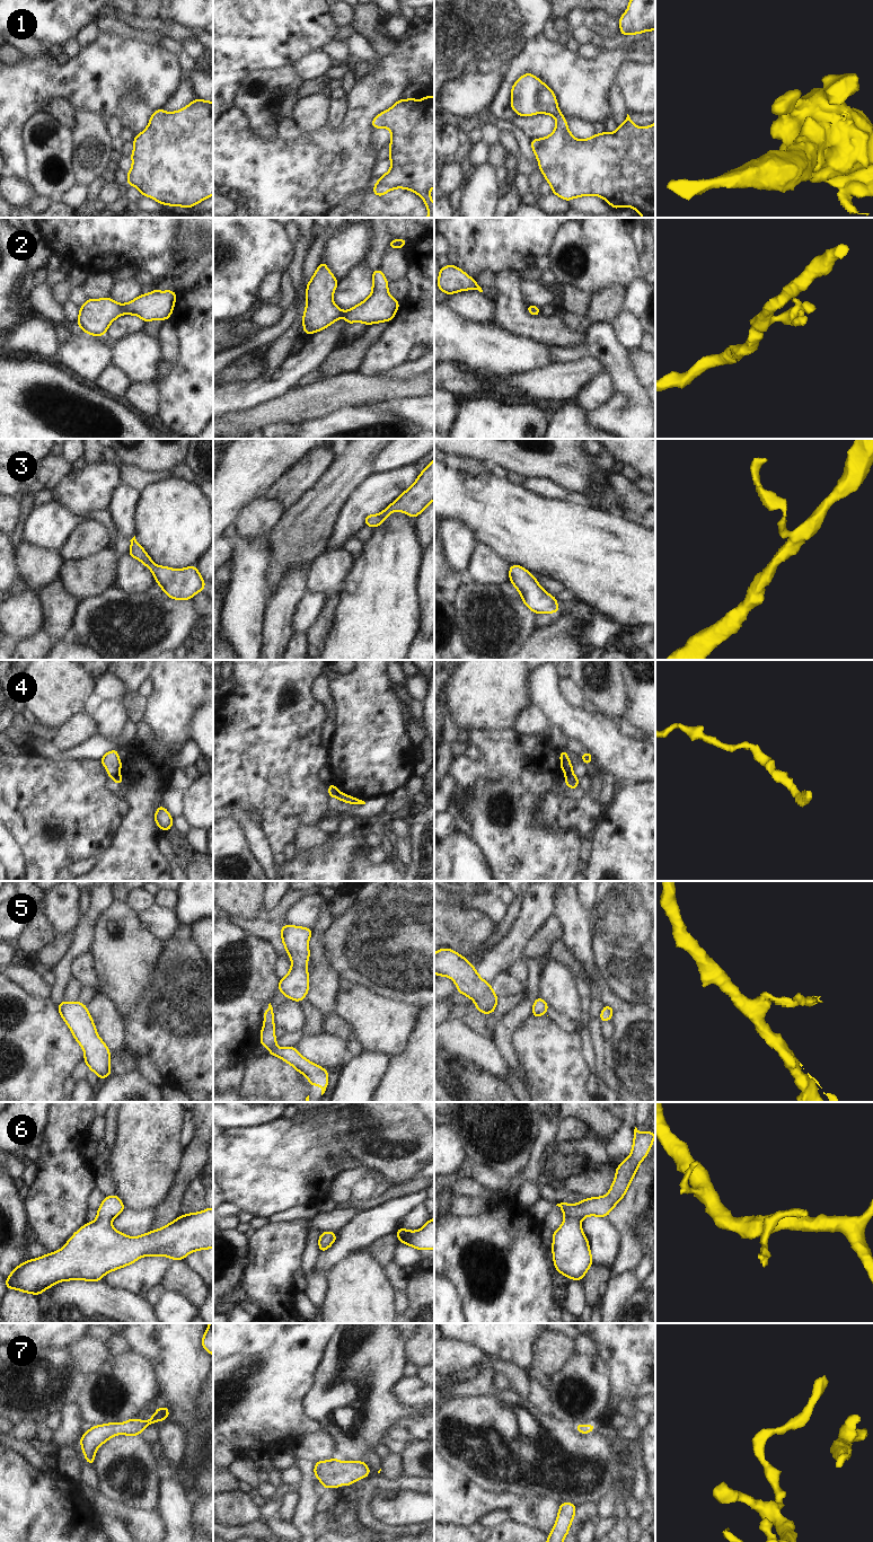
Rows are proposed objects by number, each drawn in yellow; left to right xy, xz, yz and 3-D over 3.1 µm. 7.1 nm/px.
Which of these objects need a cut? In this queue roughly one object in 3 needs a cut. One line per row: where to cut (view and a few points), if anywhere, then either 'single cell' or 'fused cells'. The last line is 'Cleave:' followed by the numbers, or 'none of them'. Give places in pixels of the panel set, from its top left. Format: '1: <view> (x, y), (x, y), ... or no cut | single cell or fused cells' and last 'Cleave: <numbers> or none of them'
1: no cut | single cell
2: no cut | single cell
3: no cut | single cell
4: xz (338, 792), (336, 796) | fused cells
5: no cut | single cell
6: no cut | single cell
7: no cut | single cell
Cleave: 4

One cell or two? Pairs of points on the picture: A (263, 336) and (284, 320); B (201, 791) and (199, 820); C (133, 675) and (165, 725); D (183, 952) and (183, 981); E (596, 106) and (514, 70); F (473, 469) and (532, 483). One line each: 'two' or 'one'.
A: one
B: one
C: two
D: one
E: one
F: two

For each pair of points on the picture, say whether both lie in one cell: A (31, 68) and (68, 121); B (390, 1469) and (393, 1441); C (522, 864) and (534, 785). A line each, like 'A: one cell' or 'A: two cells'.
A: two cells
B: two cells
C: one cell

